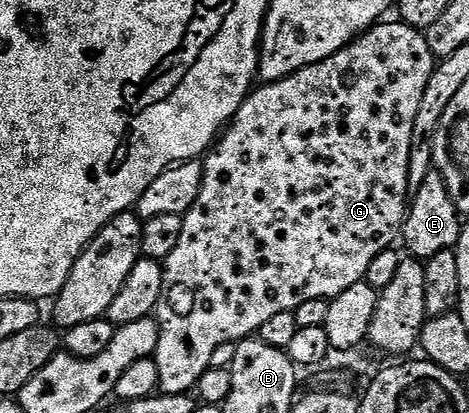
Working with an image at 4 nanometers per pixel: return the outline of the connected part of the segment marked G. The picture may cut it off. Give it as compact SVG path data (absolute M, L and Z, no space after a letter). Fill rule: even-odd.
M402 20L387 21L372 26L333 56L301 68L288 78L260 85L260 90L259 87L252 89L225 133L208 149L202 159L201 192L197 192L193 208L183 215L181 240L177 240L177 248L173 248L173 252L169 252L169 256L162 261L161 300L153 315L159 324L159 339L153 357L162 393L185 394L194 391L203 373L211 369L213 352L221 344L238 343L258 335L261 324L266 324L272 316L281 316L281 312L295 311L298 306L305 304L305 300L336 298L345 292L345 288L353 288L353 284L366 279L373 256L396 245L409 209L407 173L409 148L413 144L413 124L417 120L417 108L421 108L421 96L425 96L425 84L429 84L429 76L436 68L437 59L433 52L429 52L424 31L408 26Z

